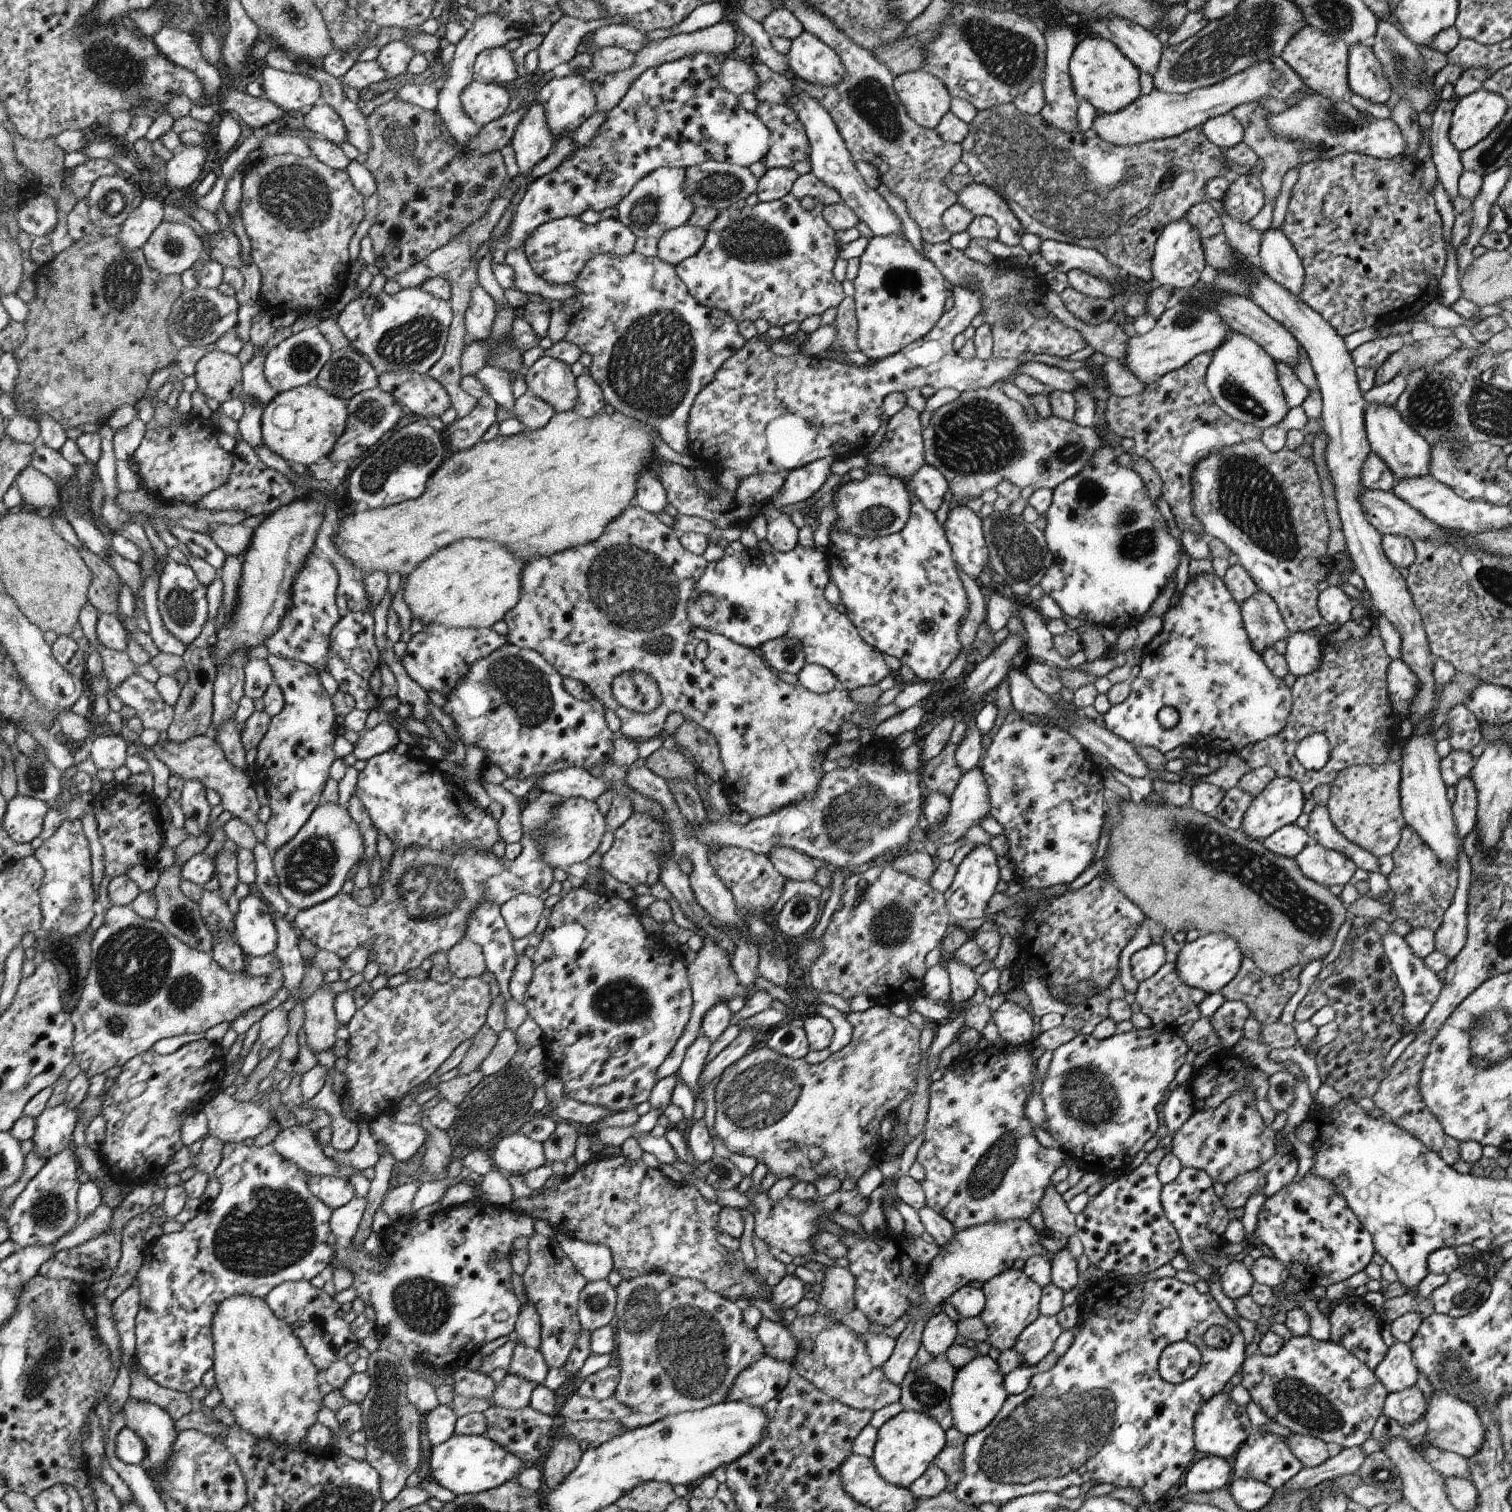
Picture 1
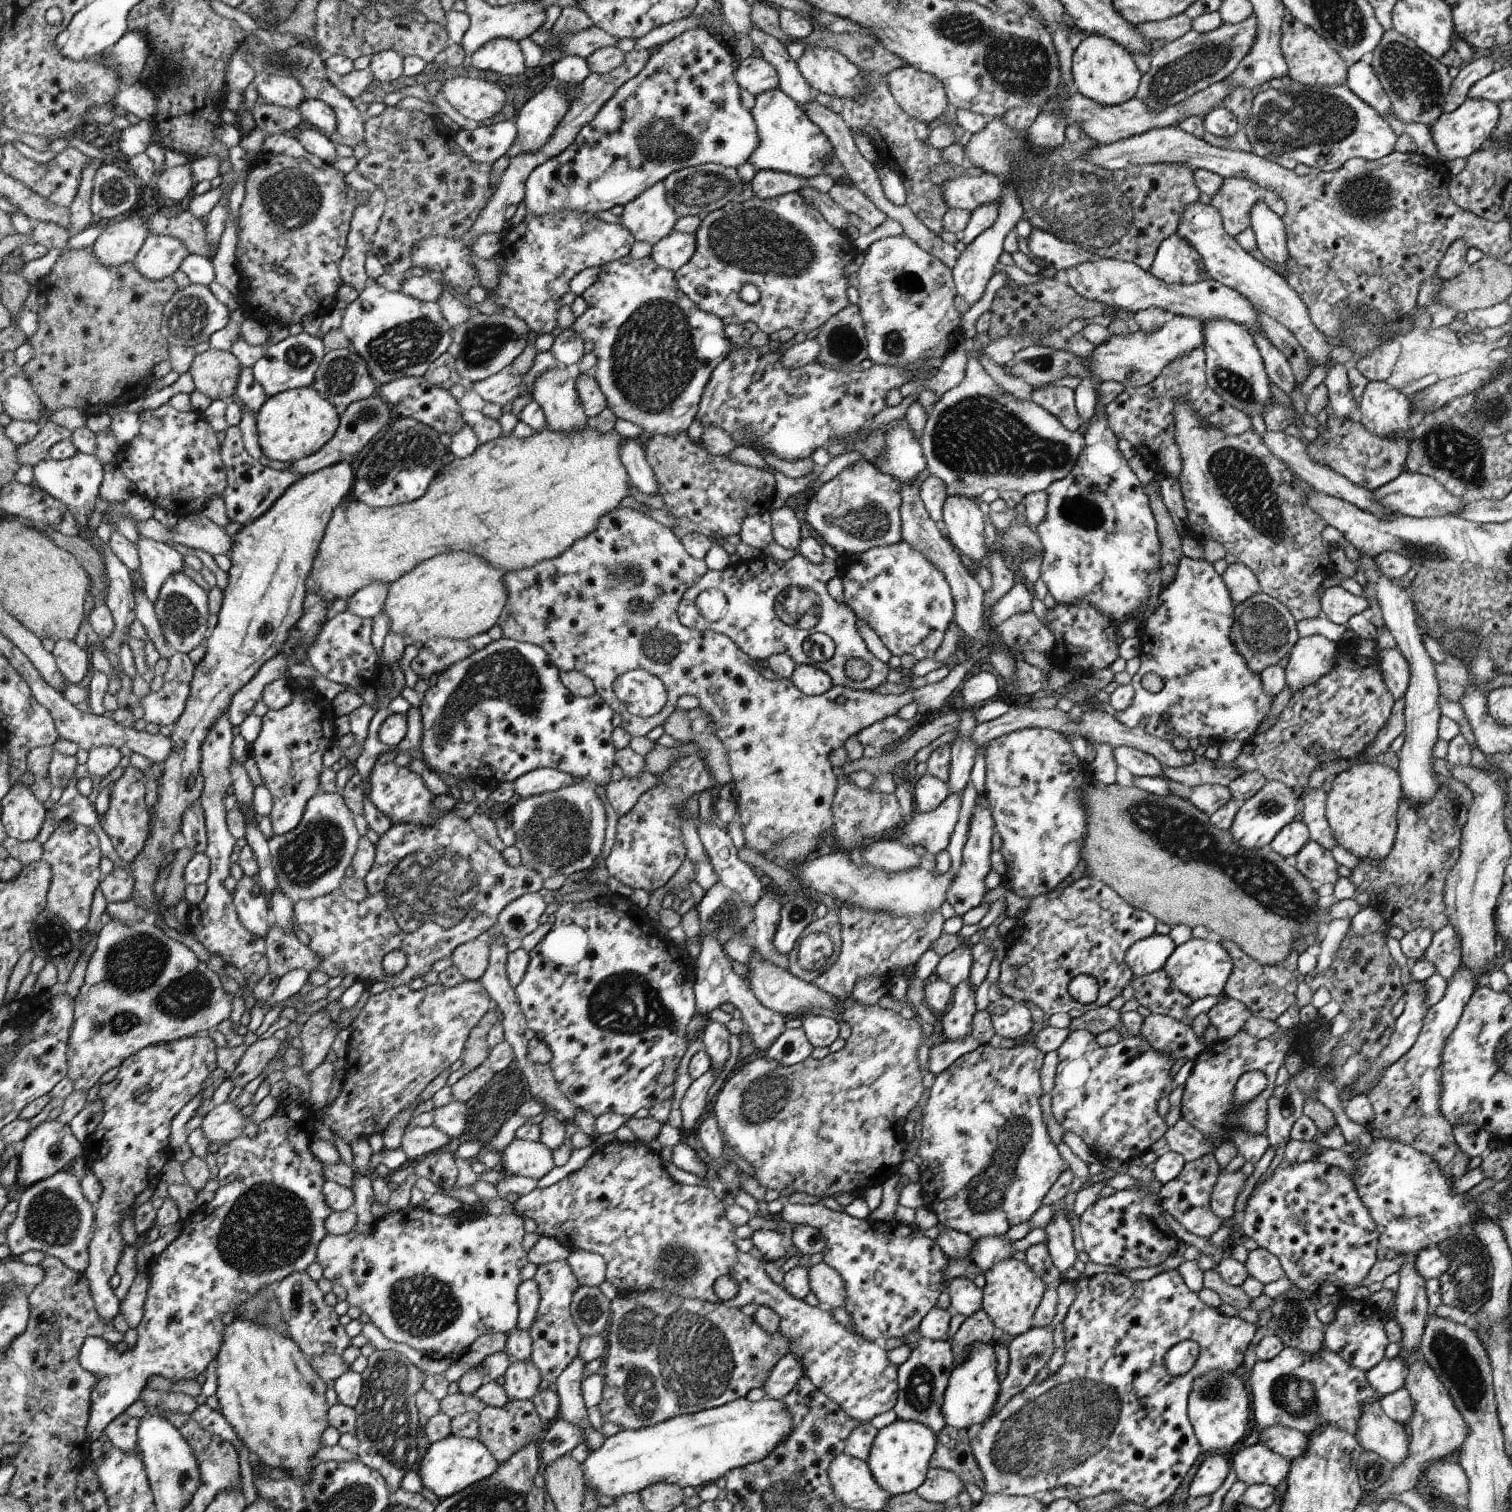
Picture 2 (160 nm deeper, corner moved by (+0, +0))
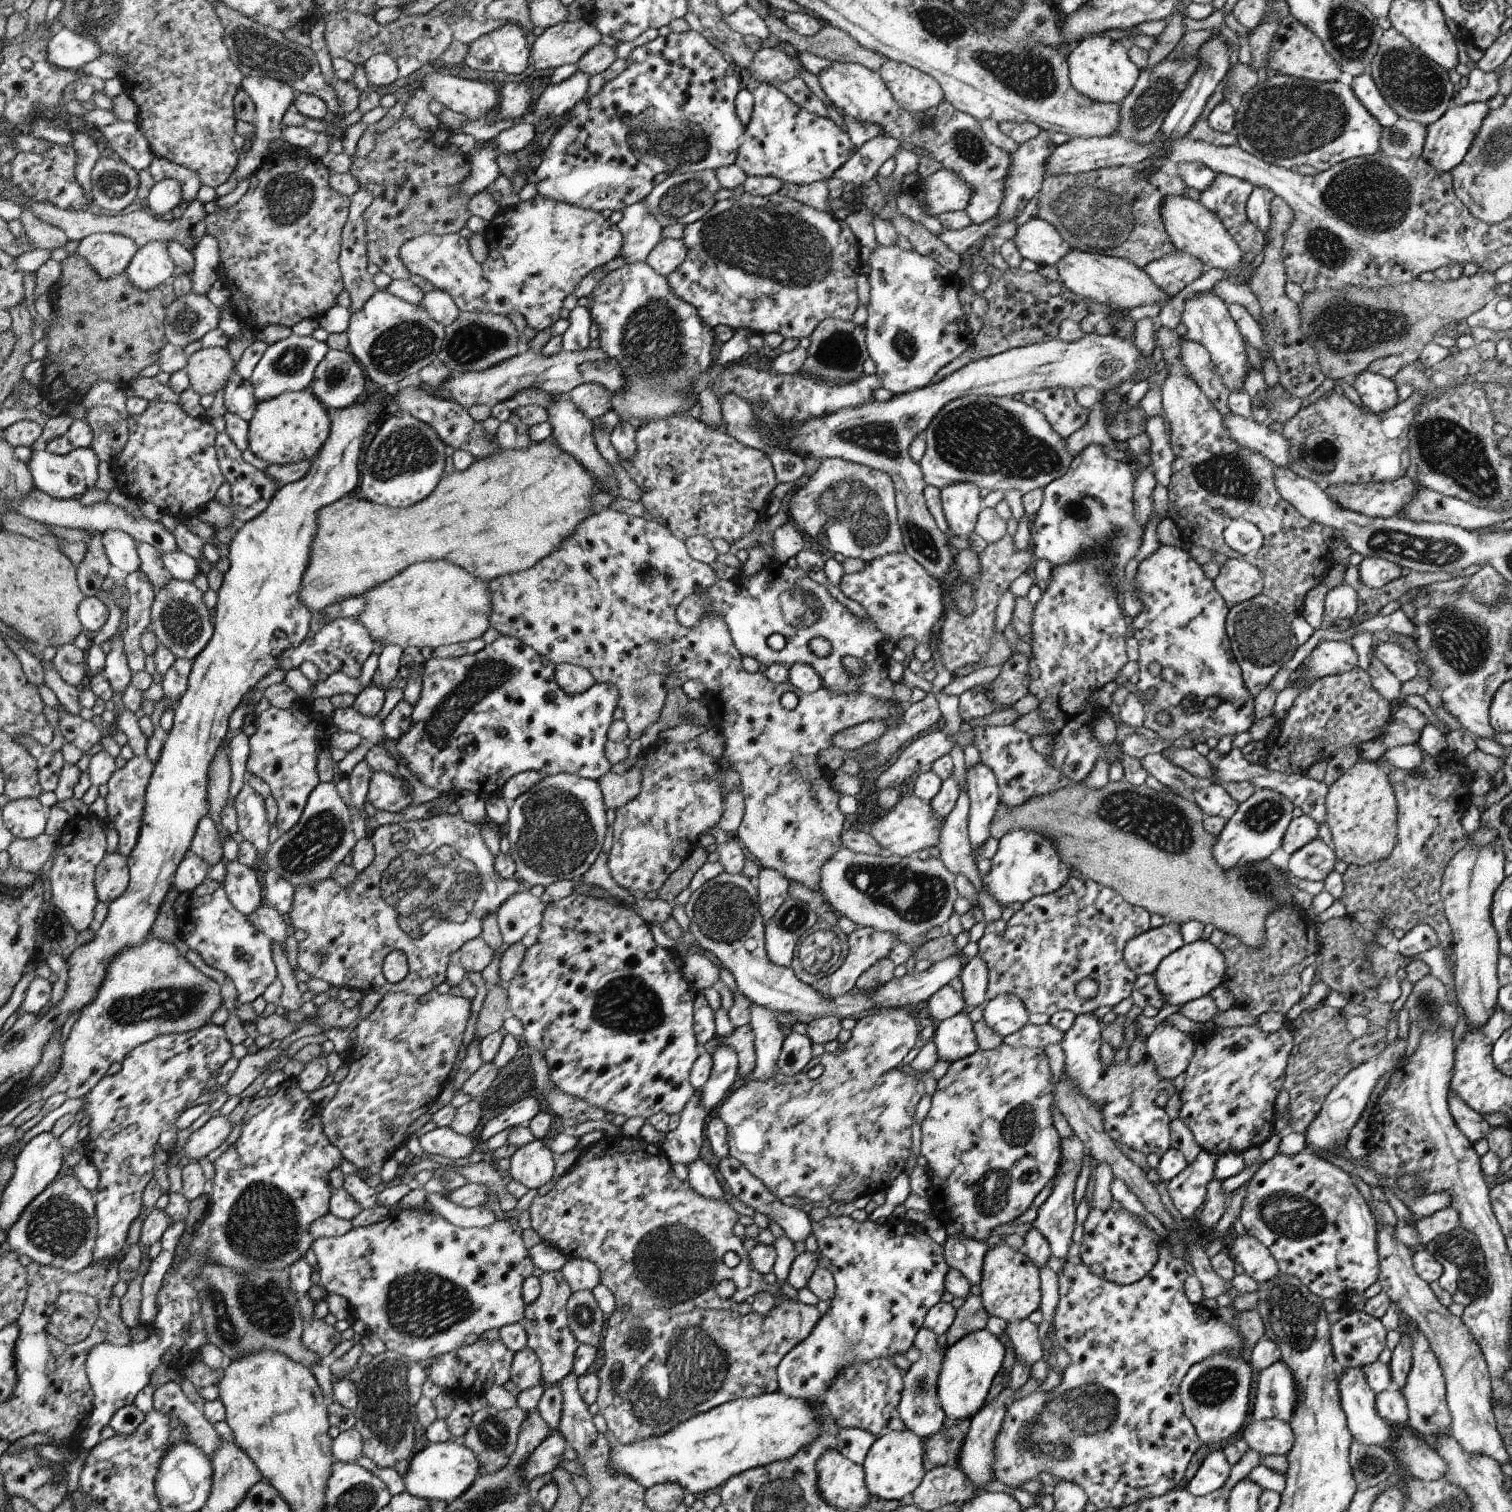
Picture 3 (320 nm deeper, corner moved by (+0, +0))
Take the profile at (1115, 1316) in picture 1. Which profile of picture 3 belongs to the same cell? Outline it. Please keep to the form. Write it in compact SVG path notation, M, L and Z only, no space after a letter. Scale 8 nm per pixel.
M1169 1239L1163 1240L1158 1245L1157 1251L1159 1253L1152 1270L1149 1270L1148 1274L1145 1274L1144 1278L1141 1278L1138 1282L1129 1285L1121 1285L1097 1277L1090 1272L1090 1269L1084 1263L1074 1264L1067 1260L1061 1260L1063 1262L1062 1270L1057 1273L1059 1301L1053 1318L1053 1328L1056 1330L1058 1346L1067 1350L1072 1362L1065 1368L1064 1374L1061 1375L1061 1383L1050 1393L1036 1390L1027 1397L1010 1402L995 1442L993 1469L997 1480L1002 1484L1011 1488L1019 1488L1018 1486L1026 1480L1038 1480L1040 1472L1049 1472L1060 1479L1080 1485L1097 1510L1110 1511L1137 1503L1142 1499L1162 1496L1170 1492L1172 1488L1178 1487L1180 1481L1184 1480L1184 1472L1188 1468L1190 1458L1202 1446L1202 1442L1195 1432L1194 1425L1184 1414L1178 1394L1179 1384L1193 1364L1208 1358L1210 1355L1218 1353L1242 1354L1243 1341L1240 1332L1226 1326L1222 1320L1218 1320L1215 1312L1202 1306L1202 1304L1193 1305L1188 1300L1184 1292L1185 1280L1189 1277L1186 1272L1187 1259L1172 1255L1171 1243L1168 1241Z

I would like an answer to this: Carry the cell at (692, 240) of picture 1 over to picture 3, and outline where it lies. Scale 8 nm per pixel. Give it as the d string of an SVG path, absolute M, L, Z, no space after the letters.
M662 239L646 262L660 275L667 277L686 260L687 245L682 239Z

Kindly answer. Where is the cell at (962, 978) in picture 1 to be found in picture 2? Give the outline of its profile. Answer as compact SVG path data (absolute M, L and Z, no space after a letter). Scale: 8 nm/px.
M962 981L954 990L954 1005L942 1018L941 1039L949 1041L959 1041L972 1034L973 1016L977 1011L975 988L972 988L970 982Z

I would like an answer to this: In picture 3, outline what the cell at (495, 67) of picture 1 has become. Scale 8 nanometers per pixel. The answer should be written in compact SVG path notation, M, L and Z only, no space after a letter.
M504 22L501 27L471 42L463 61L482 72L522 74L531 63L531 47L526 41L528 33L519 23Z

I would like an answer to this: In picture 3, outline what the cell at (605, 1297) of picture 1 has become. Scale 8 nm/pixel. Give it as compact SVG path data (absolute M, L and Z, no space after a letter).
M576 1291L566 1303L569 1329L582 1344L598 1347L606 1317L598 1307L592 1291Z

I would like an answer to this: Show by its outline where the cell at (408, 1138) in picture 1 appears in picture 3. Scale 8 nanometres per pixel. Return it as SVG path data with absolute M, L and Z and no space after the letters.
M437 1127L436 1129L418 1136L422 1150L428 1154L440 1154L454 1160L469 1157L474 1150L482 1146L479 1138L472 1135L463 1135L452 1127Z

